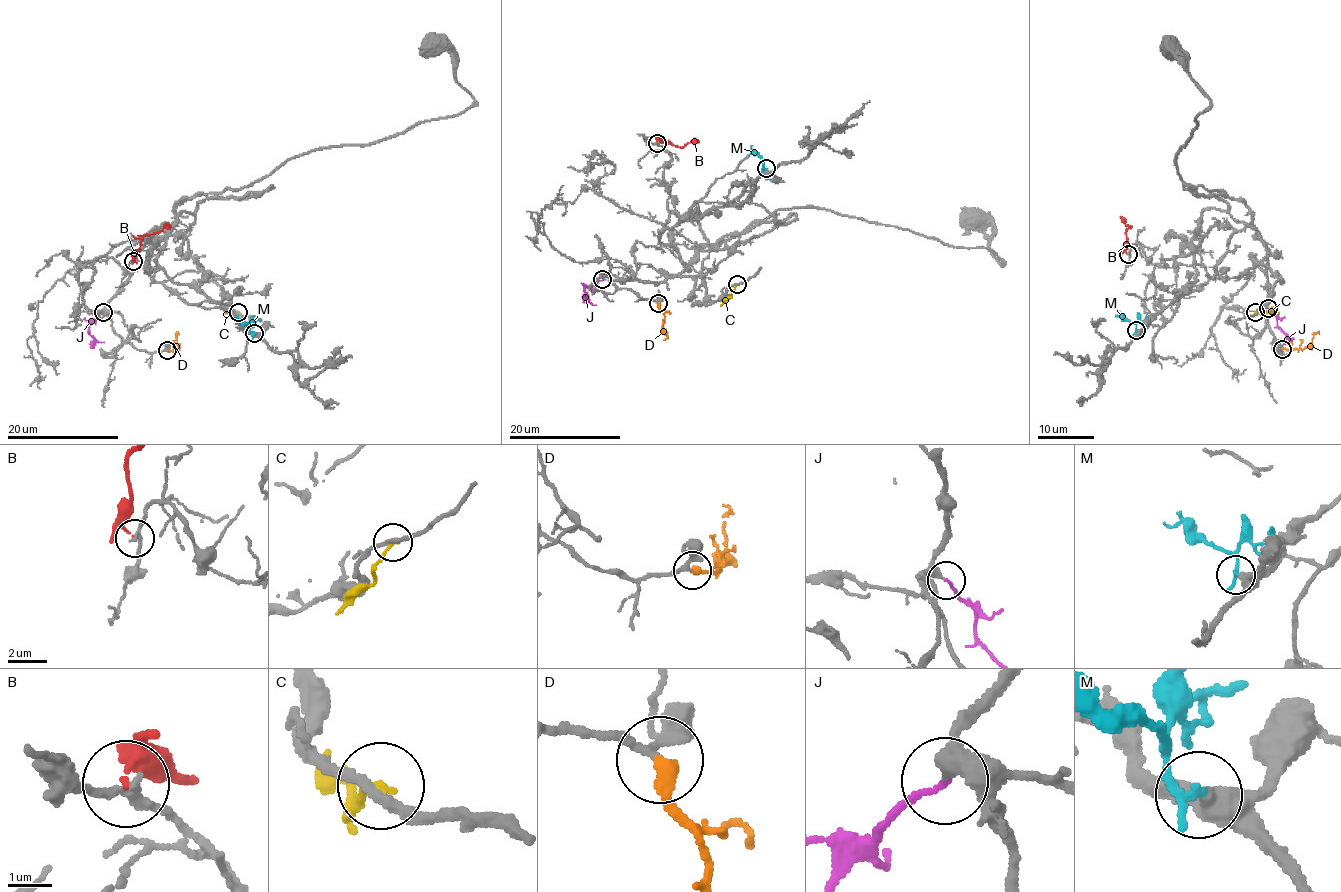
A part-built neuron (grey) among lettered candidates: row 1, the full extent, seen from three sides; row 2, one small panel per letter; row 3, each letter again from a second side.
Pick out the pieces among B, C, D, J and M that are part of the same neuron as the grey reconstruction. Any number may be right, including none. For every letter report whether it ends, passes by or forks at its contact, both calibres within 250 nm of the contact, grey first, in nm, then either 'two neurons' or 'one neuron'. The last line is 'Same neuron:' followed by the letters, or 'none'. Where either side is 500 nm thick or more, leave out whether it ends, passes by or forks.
B: it ends | 130/130 nm | two neurons
C: it ends | 220/180 nm | two neurons
D: it ends | 180/360 nm | one neuron
J: it ends | 240/140 nm | one neuron
M: it ends | 360/240 nm | two neurons
Same neuron: D, J

